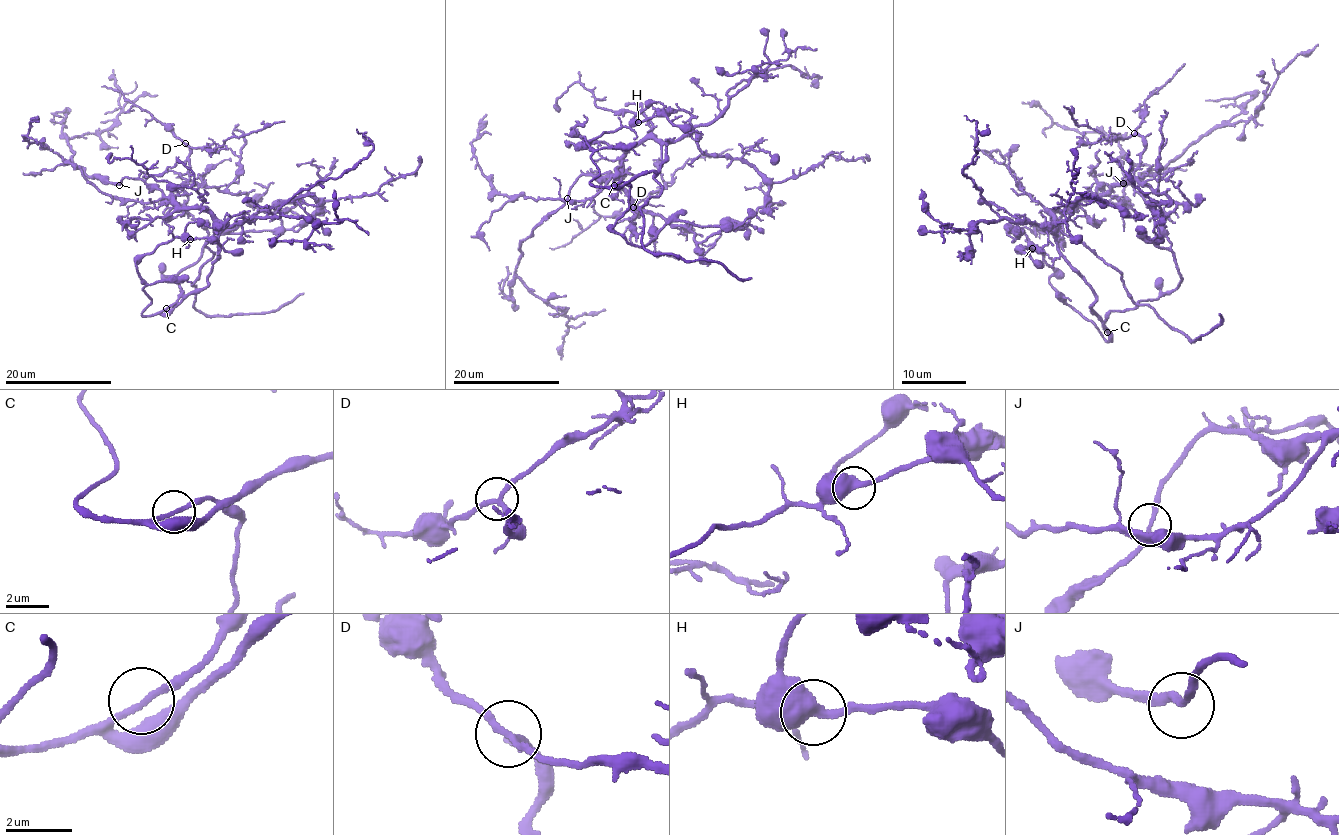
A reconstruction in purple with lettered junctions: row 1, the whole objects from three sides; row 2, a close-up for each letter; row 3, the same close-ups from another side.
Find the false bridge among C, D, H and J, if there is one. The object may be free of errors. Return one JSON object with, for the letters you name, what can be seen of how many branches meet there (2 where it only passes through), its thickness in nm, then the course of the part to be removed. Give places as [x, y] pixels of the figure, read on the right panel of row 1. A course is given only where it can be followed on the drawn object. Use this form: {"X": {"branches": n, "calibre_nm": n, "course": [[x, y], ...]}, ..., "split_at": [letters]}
{"split_at": []}

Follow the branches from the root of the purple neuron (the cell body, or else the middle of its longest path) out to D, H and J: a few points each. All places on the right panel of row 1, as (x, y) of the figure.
D: (1077, 198), (1105, 195), (1133, 177), (1144, 149), (1142, 137), (1134, 133)
H: (1077, 198), (1051, 213), (1051, 232), (1022, 216), (1016, 237), (1006, 232), (1021, 227), (1032, 248)
J: (1077, 198), (1093, 198), (1096, 195), (1097, 181), (1094, 176), (1097, 174), (1109, 174), (1123, 182)

